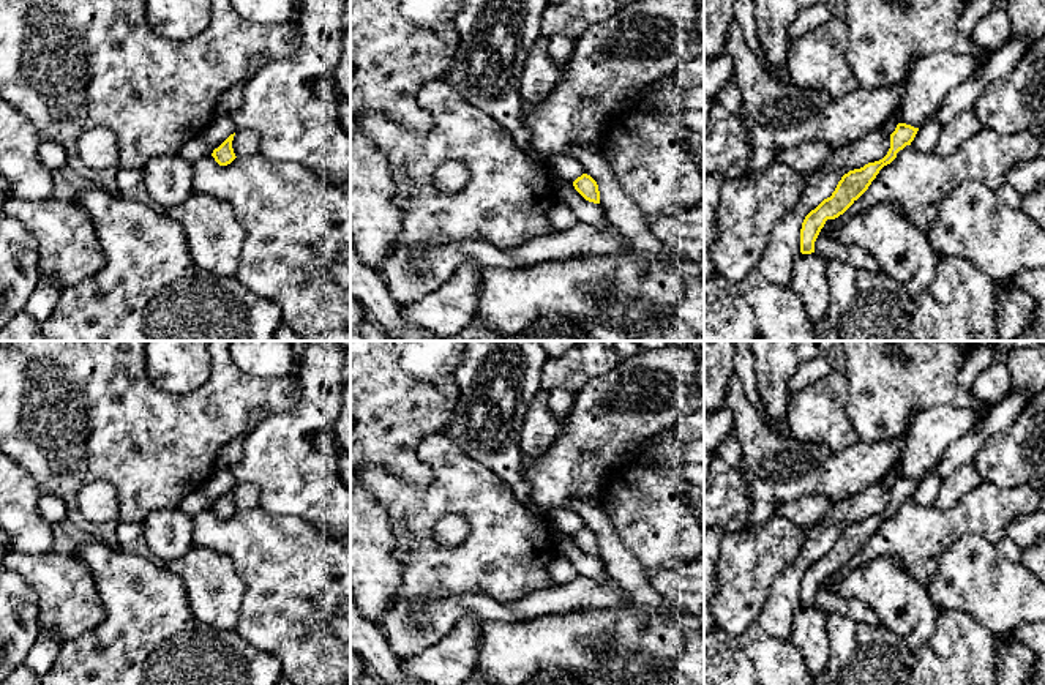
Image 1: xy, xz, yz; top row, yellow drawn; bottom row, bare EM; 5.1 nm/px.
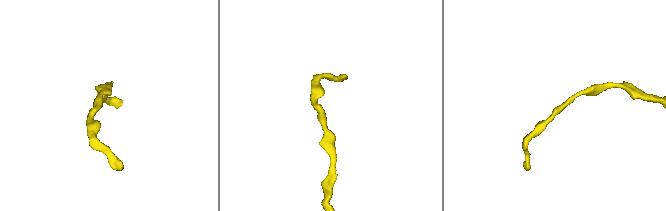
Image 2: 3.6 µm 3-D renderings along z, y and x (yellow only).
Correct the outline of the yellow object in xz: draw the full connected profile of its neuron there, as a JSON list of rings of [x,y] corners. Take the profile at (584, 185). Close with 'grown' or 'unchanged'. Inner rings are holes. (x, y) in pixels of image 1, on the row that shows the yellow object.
[[[582,174],[573,182],[573,186],[586,200],[600,204],[598,185],[590,175]]] | unchanged

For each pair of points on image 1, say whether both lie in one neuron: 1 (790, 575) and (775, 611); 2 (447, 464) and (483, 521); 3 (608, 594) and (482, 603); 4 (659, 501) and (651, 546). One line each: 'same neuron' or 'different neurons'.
1: same neuron
2: same neuron
3: same neuron
4: same neuron

